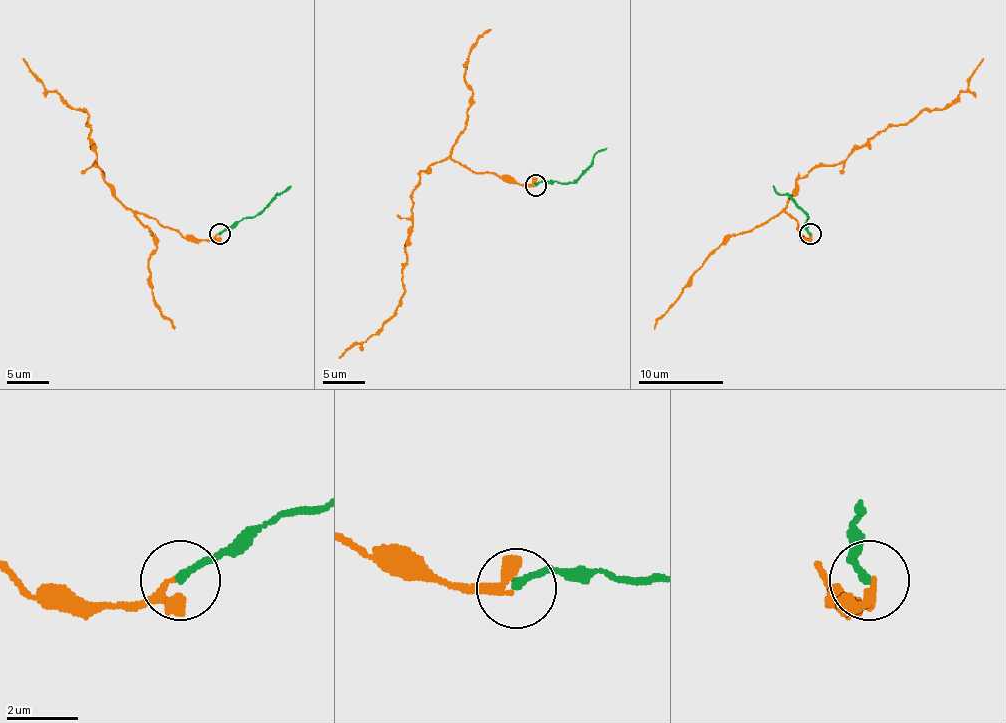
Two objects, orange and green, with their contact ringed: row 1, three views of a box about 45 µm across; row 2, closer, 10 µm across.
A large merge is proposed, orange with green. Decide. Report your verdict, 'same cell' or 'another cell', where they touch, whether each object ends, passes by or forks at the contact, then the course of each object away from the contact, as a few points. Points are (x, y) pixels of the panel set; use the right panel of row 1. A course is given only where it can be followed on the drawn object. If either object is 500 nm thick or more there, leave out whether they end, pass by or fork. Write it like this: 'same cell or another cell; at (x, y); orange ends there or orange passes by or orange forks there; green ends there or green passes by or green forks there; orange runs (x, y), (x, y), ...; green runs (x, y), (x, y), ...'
same cell; at (810, 234); orange passes by; green ends there; orange runs (811, 233), (806, 240), (783, 210), (796, 182), (893, 125), (946, 108), (982, 57); green runs (811, 233), (806, 229), (808, 216), (772, 185)

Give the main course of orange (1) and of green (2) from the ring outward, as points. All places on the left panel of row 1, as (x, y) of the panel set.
1: (219, 233), (187, 240), (130, 210), (96, 165), (88, 113), (71, 108), (50, 91), (22, 57)
2: (219, 233), (255, 216), (291, 185)

